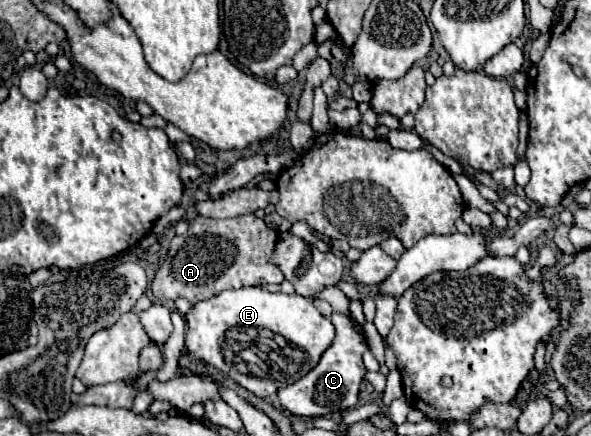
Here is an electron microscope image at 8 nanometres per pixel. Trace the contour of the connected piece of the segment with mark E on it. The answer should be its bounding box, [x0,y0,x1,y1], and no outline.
[184,286,334,398]

